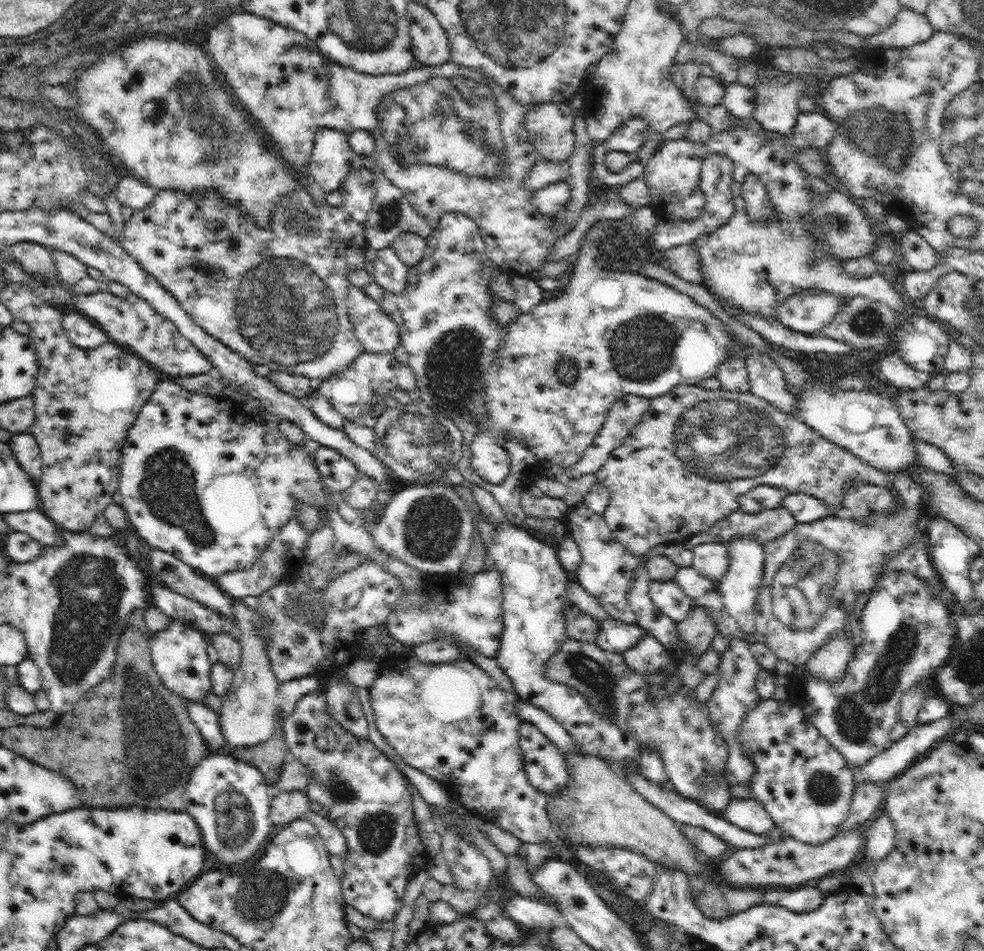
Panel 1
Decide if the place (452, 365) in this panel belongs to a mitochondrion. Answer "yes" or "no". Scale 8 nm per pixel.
yes

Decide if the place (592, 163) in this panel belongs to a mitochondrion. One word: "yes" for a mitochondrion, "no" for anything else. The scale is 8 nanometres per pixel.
no

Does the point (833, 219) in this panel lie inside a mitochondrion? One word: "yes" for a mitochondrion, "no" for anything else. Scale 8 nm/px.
yes

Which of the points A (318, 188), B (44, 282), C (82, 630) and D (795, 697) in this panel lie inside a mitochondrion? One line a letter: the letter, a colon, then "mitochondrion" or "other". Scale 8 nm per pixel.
A: other
B: other
C: mitochondrion
D: other

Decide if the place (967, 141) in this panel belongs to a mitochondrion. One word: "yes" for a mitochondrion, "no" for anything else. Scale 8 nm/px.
yes

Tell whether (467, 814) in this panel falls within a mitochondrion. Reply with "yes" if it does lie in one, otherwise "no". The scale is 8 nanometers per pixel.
no

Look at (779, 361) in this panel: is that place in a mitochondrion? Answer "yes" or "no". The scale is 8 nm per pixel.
no

